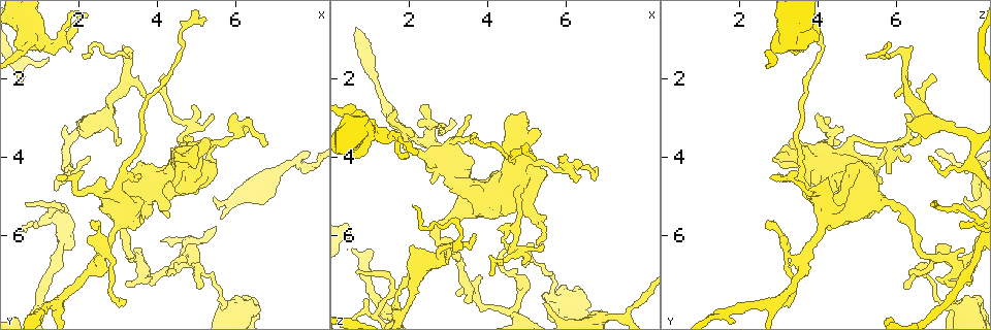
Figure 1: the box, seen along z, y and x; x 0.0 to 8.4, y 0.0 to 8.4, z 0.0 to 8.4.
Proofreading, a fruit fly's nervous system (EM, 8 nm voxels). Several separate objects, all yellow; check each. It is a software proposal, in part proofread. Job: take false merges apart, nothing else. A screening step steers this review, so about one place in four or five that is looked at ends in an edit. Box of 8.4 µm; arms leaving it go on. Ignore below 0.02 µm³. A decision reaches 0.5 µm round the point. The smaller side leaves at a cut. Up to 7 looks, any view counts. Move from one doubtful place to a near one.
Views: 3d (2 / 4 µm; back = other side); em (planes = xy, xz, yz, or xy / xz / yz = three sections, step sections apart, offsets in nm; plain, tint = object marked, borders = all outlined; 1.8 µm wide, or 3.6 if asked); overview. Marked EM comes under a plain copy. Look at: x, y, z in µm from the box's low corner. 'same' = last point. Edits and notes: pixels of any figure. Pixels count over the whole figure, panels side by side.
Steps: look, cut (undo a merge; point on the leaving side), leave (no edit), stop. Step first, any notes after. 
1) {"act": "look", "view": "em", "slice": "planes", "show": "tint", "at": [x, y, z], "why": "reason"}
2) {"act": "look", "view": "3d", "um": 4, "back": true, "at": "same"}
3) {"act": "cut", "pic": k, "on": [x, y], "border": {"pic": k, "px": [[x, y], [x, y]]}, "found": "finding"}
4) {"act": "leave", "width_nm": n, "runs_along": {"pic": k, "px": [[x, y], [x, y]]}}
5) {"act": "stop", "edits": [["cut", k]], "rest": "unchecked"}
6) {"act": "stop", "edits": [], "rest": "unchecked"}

{"act": "look", "view": "3d", "um": 4, "back": true, "at": [0.90, 0.85, 3.45], "why": "abrupt turn"}

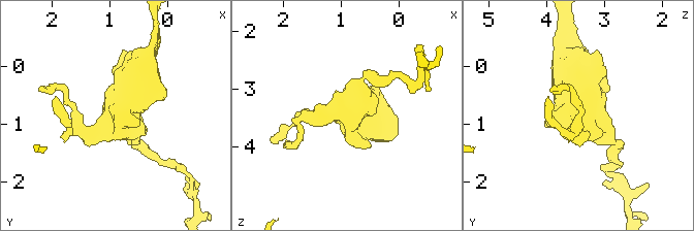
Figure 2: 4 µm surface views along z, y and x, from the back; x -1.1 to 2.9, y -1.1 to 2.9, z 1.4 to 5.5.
{"act": "look", "view": "em", "um": 3.6, "slice": "yz", "step": 8, "show": "tint", "at": [0.85, 0.90, 3.50]}

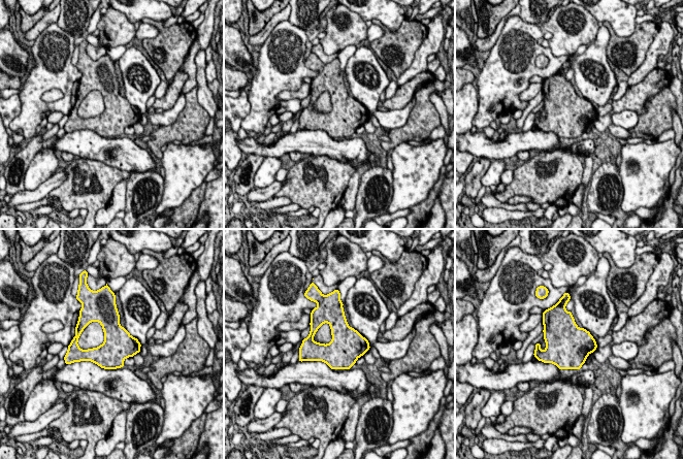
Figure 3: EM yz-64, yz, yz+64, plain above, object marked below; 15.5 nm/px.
{"act": "leave", "found": "all the same neuron"}

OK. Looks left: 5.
{"act": "look", "view": "3d", "um": 4, "at": [3.50, 5.25, 5.25], "why": "three-way junction"}

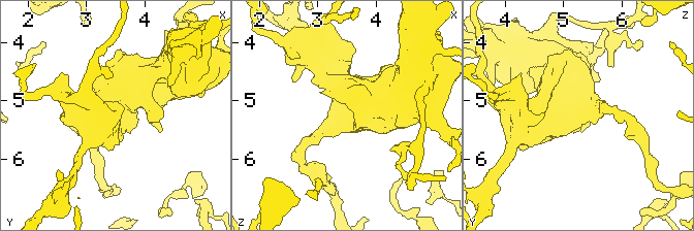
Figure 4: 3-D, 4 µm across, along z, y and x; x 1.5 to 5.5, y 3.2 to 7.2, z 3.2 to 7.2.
{"act": "look", "view": "em", "slice": "xy", "step": 4, "show": "tint", "at": [3.50, 5.25, 5.20], "arms": 3, "arm_widths_nm": [180, 400, 500]}

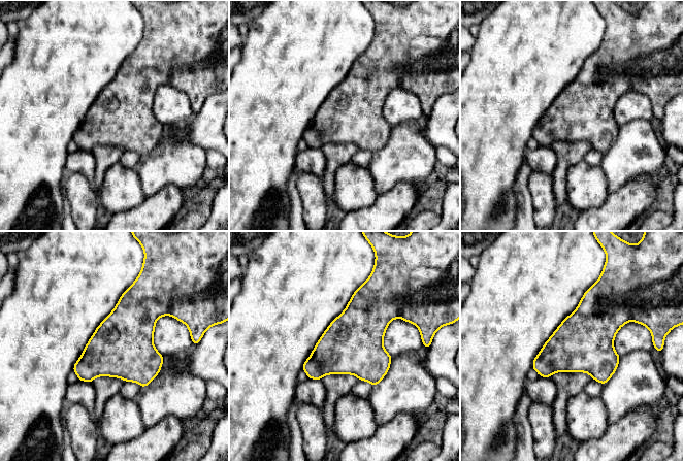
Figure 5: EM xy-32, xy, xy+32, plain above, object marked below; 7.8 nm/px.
{"act": "look", "view": "em", "slice": "planes", "show": "tint", "at": "same"}

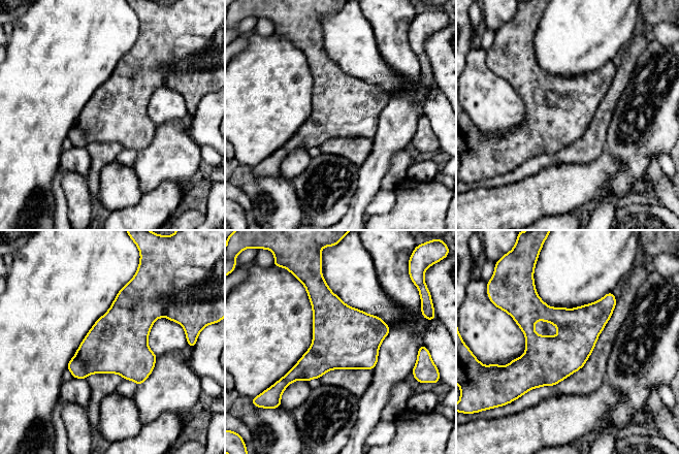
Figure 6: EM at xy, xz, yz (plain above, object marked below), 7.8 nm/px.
{"act": "leave", "found": "continuous, no second neuron"}

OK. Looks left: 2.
{"act": "look", "view": "em", "slice": "planes", "show": "tint", "at": [1.10, 7.90, 2.15], "why": "a narrow waist"}

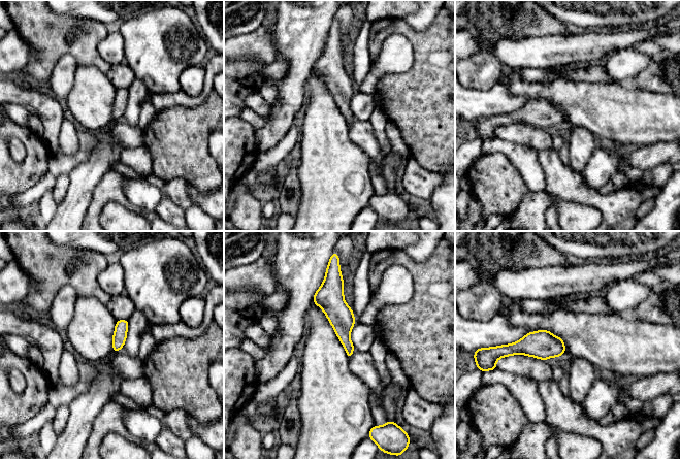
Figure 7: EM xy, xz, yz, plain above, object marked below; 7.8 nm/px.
{"act": "leave", "runs_along": {"pic": 7, "px": [[324, 287], [343, 320], [349, 354]]}, "found": "one neuron here"}

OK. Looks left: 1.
{"act": "stop", "edits": [], "rest": "unchecked"}

